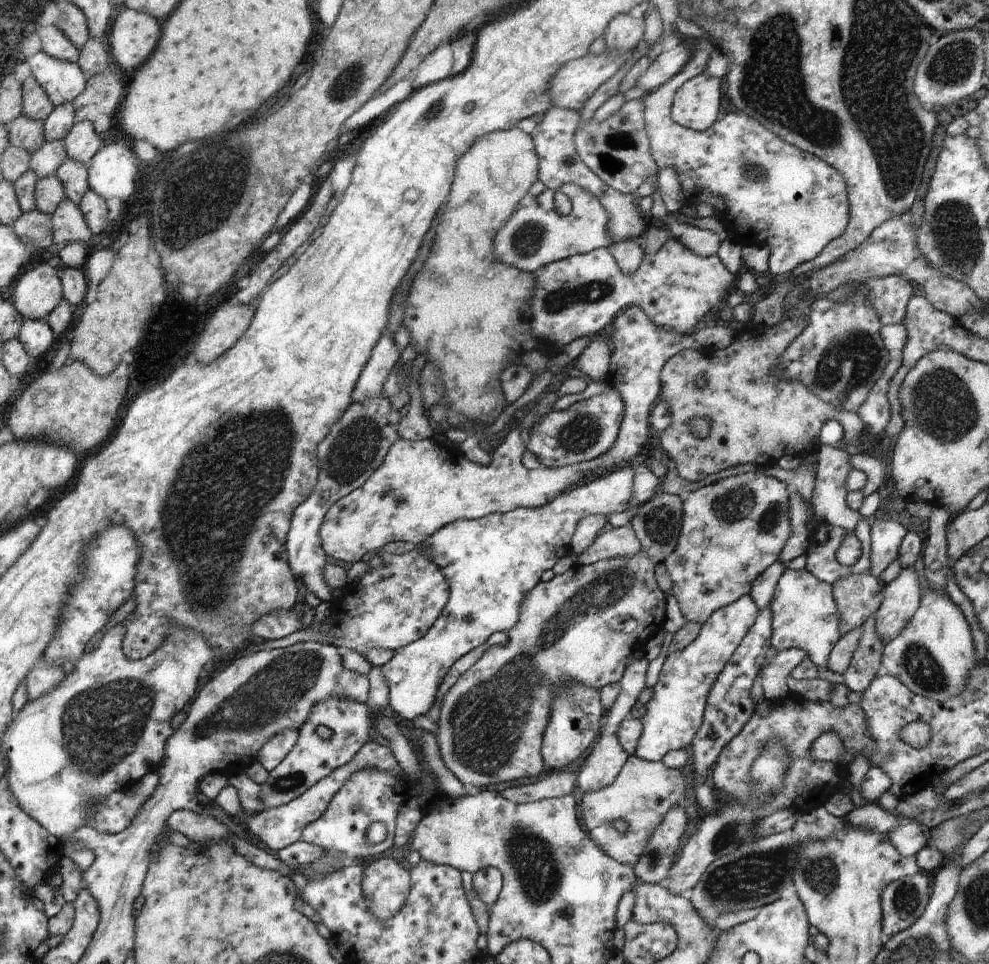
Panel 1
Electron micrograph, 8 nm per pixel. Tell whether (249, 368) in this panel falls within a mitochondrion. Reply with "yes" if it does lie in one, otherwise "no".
no

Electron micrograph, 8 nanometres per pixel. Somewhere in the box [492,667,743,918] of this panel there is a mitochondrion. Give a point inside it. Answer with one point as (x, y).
(536, 867)

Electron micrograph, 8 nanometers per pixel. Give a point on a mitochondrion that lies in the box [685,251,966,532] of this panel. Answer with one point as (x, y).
(848, 362)

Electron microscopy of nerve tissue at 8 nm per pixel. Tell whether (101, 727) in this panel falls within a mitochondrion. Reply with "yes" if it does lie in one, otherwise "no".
yes

